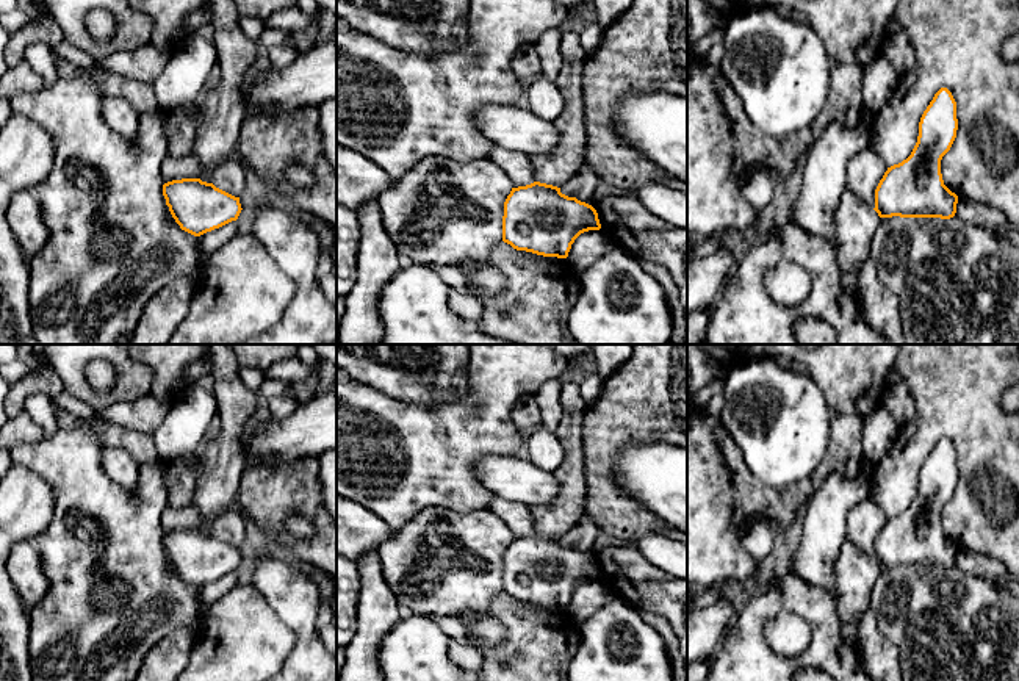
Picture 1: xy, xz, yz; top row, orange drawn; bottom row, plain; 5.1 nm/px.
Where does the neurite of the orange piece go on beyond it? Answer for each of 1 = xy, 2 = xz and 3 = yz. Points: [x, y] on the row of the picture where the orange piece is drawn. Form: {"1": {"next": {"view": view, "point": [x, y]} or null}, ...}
{"1": {"next": null}, "2": {"next": null}, "3": {"next": null}}

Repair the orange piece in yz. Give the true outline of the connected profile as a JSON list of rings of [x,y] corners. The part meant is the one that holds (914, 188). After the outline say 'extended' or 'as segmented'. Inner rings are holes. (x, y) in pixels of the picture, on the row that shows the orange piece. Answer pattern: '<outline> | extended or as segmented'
[[[941,88],[919,122],[911,155],[888,168],[875,189],[880,218],[941,218],[956,213],[958,196],[942,180],[941,160],[950,150],[958,130],[956,102]]] | as segmented

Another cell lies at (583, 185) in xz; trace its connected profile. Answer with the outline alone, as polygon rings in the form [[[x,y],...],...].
[[[585,163],[573,178],[560,186],[560,193],[568,197],[576,197],[595,208],[596,202],[593,199],[593,193],[600,182],[598,174]]]

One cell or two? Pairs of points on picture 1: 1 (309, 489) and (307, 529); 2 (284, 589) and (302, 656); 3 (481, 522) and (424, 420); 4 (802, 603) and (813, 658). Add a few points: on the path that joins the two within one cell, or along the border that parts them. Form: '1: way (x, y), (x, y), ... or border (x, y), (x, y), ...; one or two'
1: border (285, 520), (291, 514), (301, 514), (316, 531); two
2: way (298, 606), (302, 622), (302, 639); one
3: border (440, 506), (459, 512), (487, 509); two
4: way (816, 617), (819, 620), (819, 644); one

